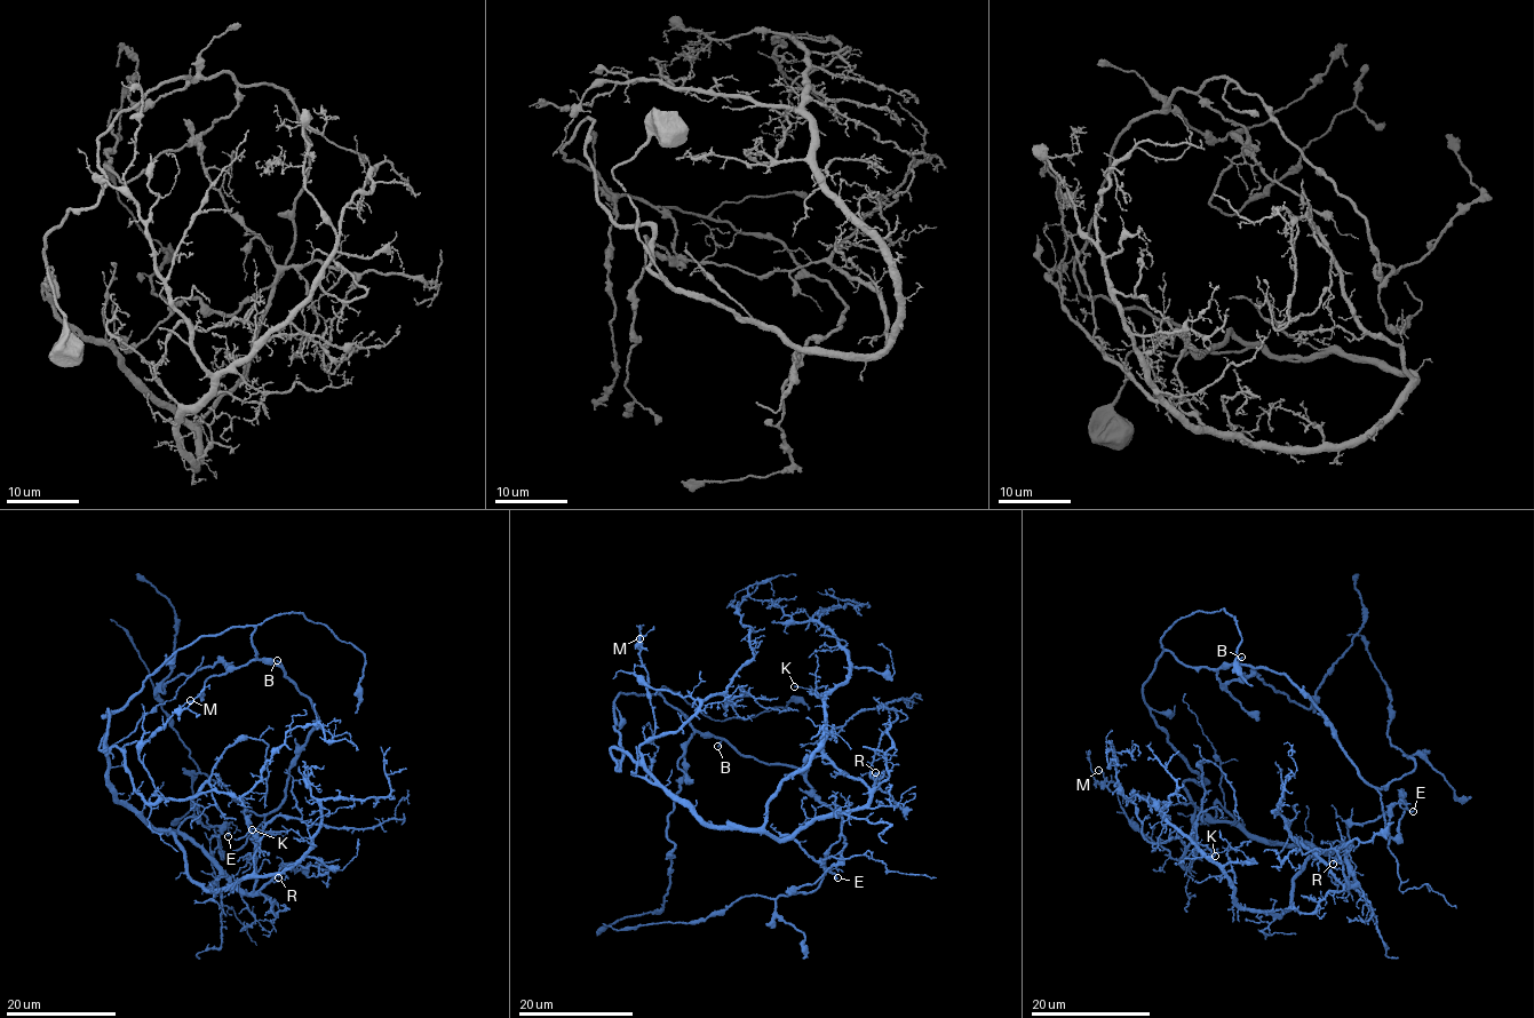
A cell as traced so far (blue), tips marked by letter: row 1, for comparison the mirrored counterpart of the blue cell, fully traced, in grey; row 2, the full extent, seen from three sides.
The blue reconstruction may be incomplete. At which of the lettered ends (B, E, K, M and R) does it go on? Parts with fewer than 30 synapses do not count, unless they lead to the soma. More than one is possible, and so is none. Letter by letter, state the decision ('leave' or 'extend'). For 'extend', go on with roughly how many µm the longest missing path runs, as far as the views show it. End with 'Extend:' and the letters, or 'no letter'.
B: leave
E: leave
K: leave
M: leave
R: leave
Extend: no letter

